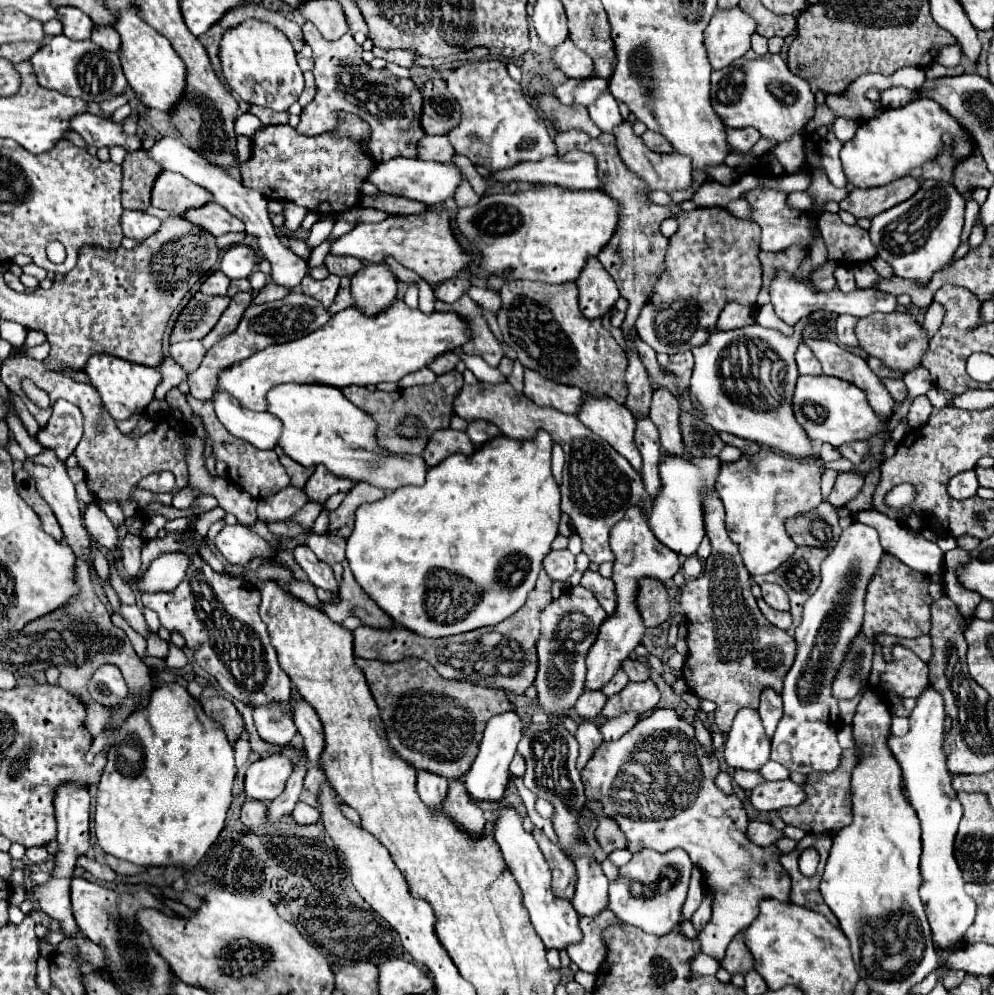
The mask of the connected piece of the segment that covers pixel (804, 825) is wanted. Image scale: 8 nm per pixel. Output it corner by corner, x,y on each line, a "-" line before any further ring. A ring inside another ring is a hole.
858,746
848,748
842,752
842,762
838,766
838,770
826,774
826,772
814,772
806,776
804,782
804,792
806,792
806,800
798,806
788,806
778,810
780,818
784,818
786,824
802,828
808,834
822,834
826,830
840,830
844,826
848,826
852,822
852,794
850,794
850,776
852,770
856,768
856,764
860,762
862,752
858,750

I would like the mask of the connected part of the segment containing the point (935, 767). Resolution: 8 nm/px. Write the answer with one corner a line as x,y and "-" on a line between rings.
928,686
928,690
922,690
922,694
918,696
916,706
910,714
910,732
902,738
896,738
892,734
888,738
888,748
902,768
908,800
922,824
922,886
918,888
918,894
932,928
934,948
938,950
938,956
942,960
964,946
964,934
976,916
976,904
964,892
962,872
958,868
958,862
954,860
954,836
962,818
962,806
956,798
954,788
950,786
950,772
946,768
946,756
942,752
944,718
946,712
942,696
938,696
934,686

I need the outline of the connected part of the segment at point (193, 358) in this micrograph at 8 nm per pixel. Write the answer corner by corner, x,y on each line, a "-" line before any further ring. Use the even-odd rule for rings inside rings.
190,340
190,342
170,344
168,354
170,354
170,358
172,358
174,362
178,362
178,364
184,368
184,372
190,374
190,372
194,372
194,370
200,366
200,362
202,362
206,350
202,348
200,340

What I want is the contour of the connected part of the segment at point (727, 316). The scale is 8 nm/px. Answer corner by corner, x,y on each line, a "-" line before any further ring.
736,302
726,304
718,318
718,330
734,330
744,328
756,322
756,310
752,306
742,306

